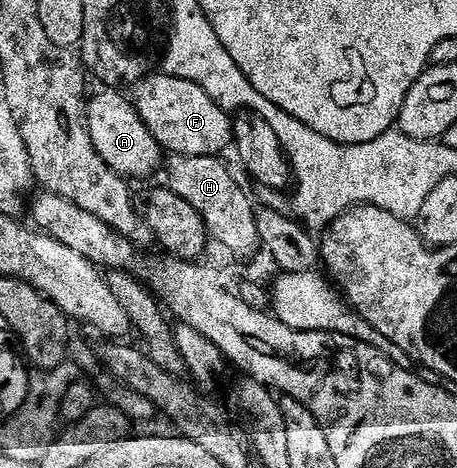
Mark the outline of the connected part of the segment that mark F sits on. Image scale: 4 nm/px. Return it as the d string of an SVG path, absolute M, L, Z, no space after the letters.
M165 72L151 73L136 87L132 101L138 108L138 115L148 124L152 136L171 155L215 156L225 155L234 140L234 124L231 115L196 84L168 76Z

